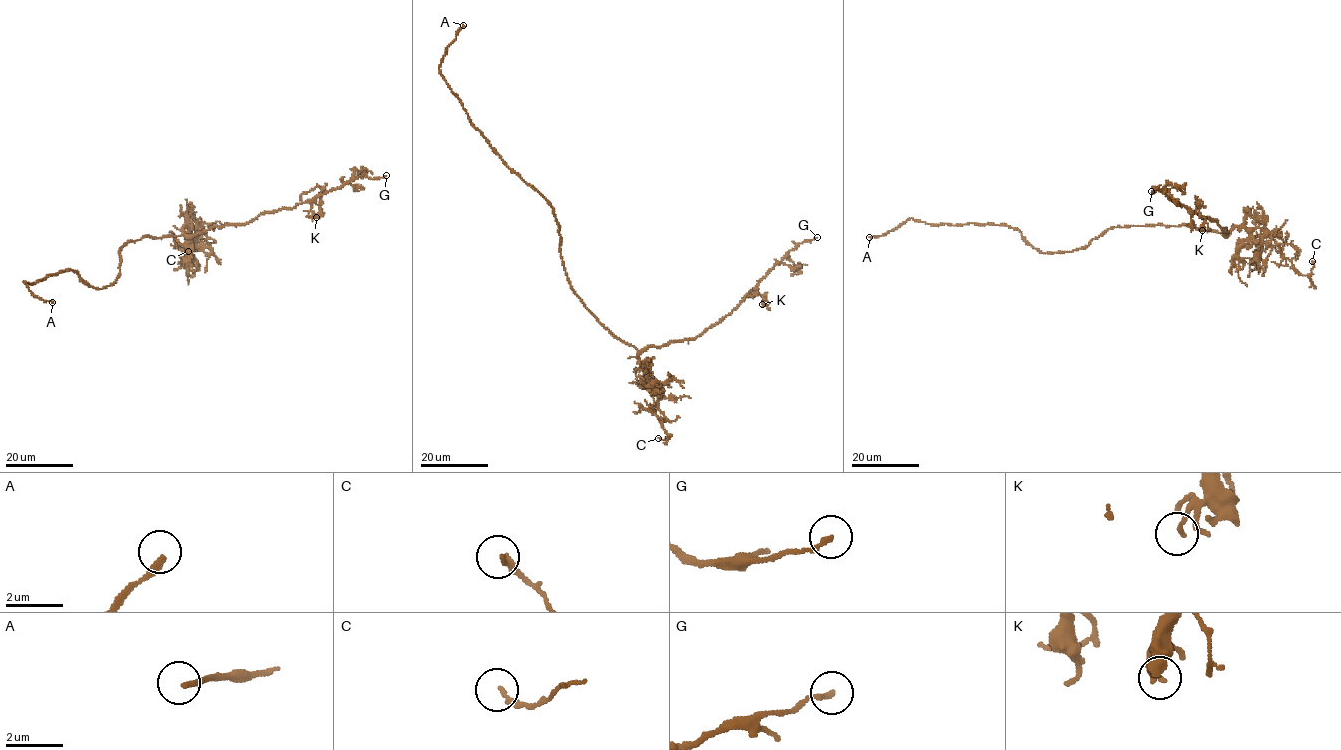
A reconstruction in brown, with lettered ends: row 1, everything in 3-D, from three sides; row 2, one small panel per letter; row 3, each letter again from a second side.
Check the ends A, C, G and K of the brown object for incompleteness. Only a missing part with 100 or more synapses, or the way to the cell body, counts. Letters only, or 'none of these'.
A

